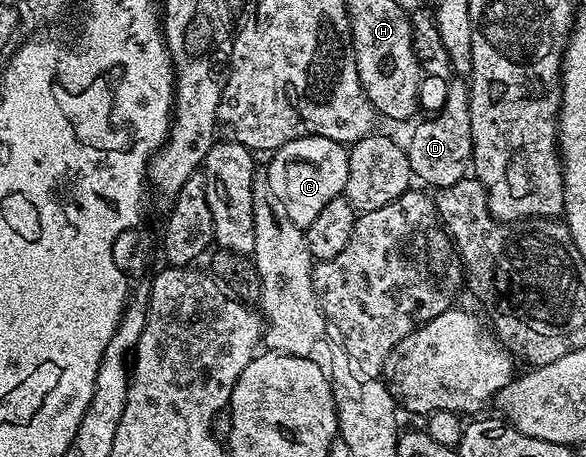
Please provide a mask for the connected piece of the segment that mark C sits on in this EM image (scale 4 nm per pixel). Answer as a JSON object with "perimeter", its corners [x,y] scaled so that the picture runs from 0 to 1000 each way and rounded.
{"perimeter":[[[546,298],[500,302],[500,311],[486,311],[486,319],[461,335],[457,350],[462,352],[452,361],[456,396],[466,425],[480,433],[486,460],[493,460],[493,477],[500,477],[510,499],[522,503],[568,433],[587,427],[590,392],[596,389],[592,337],[587,317],[568,311],[568,302]]]}

